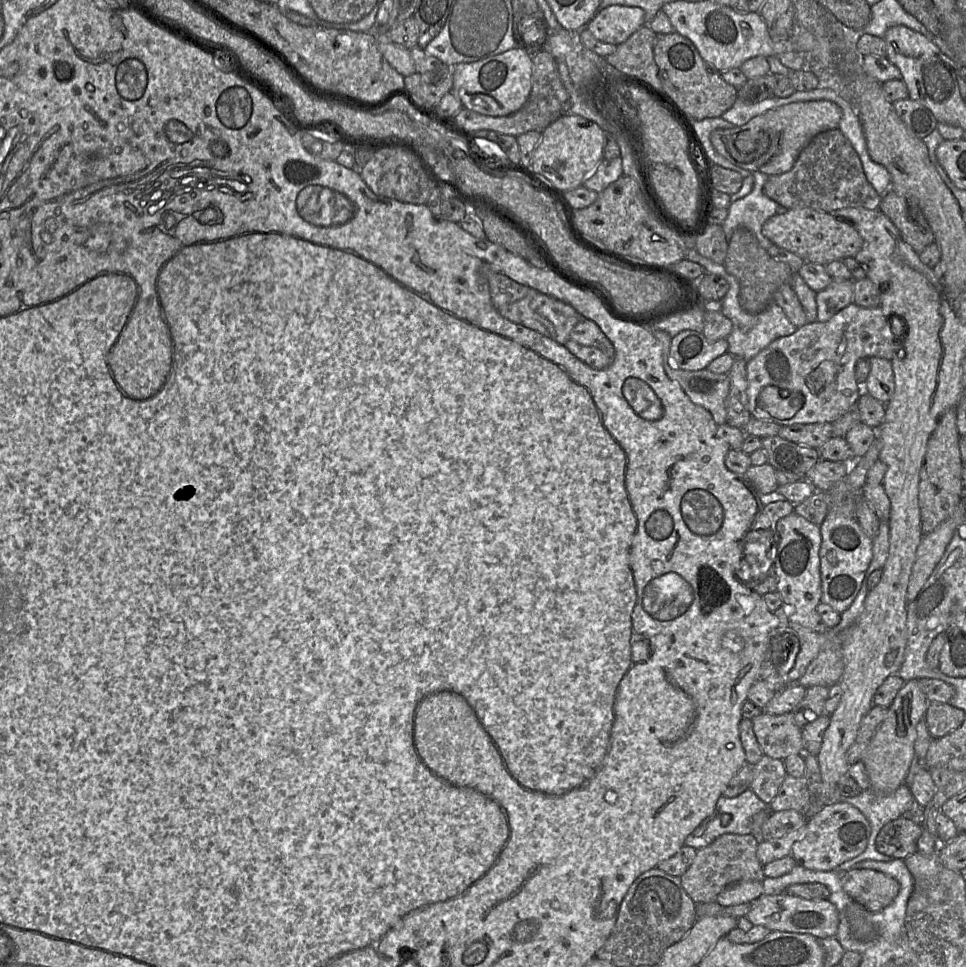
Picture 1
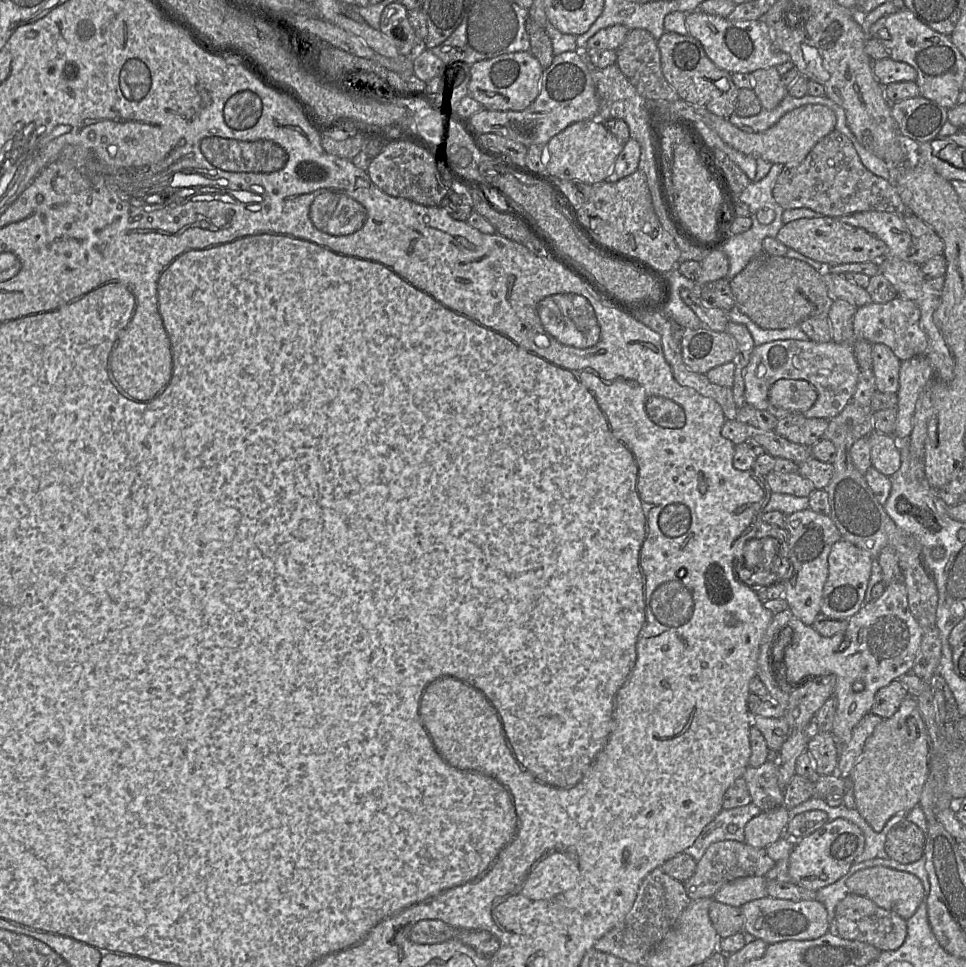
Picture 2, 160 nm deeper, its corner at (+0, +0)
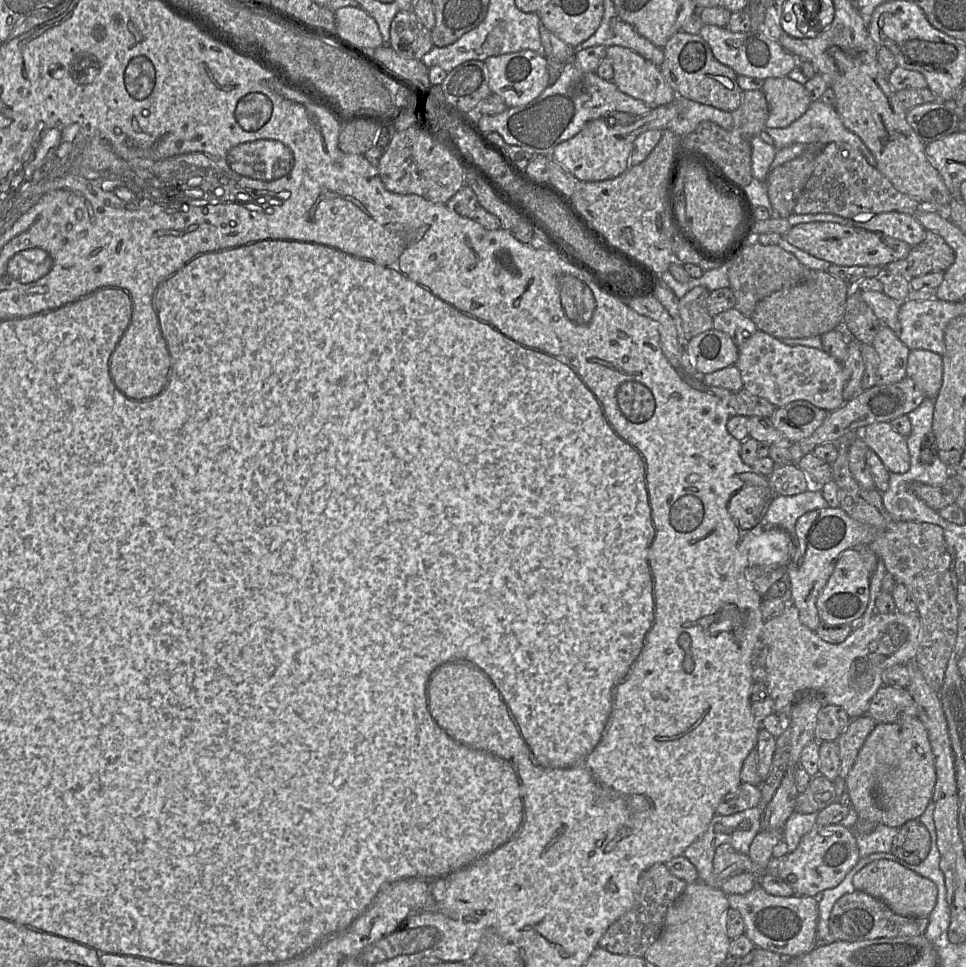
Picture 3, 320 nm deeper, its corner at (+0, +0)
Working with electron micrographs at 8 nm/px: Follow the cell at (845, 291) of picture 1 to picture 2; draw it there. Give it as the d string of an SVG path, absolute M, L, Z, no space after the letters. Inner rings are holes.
M834 299L827 319L831 325L832 341L836 343L855 343L853 320L857 307L843 300Z

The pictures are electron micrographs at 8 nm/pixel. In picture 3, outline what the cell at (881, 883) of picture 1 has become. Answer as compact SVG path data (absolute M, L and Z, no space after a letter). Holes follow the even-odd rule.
M876 860L853 877L855 890L863 891L885 903L895 914L905 917L928 917L937 900L937 887L928 878L890 860Z

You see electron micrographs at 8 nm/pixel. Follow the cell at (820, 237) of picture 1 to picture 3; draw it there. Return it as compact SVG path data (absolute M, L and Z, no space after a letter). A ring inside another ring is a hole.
M806 222L792 226L782 235L790 244L808 254L838 266L878 266L904 259L912 249L906 242L881 232L871 232L835 222Z

